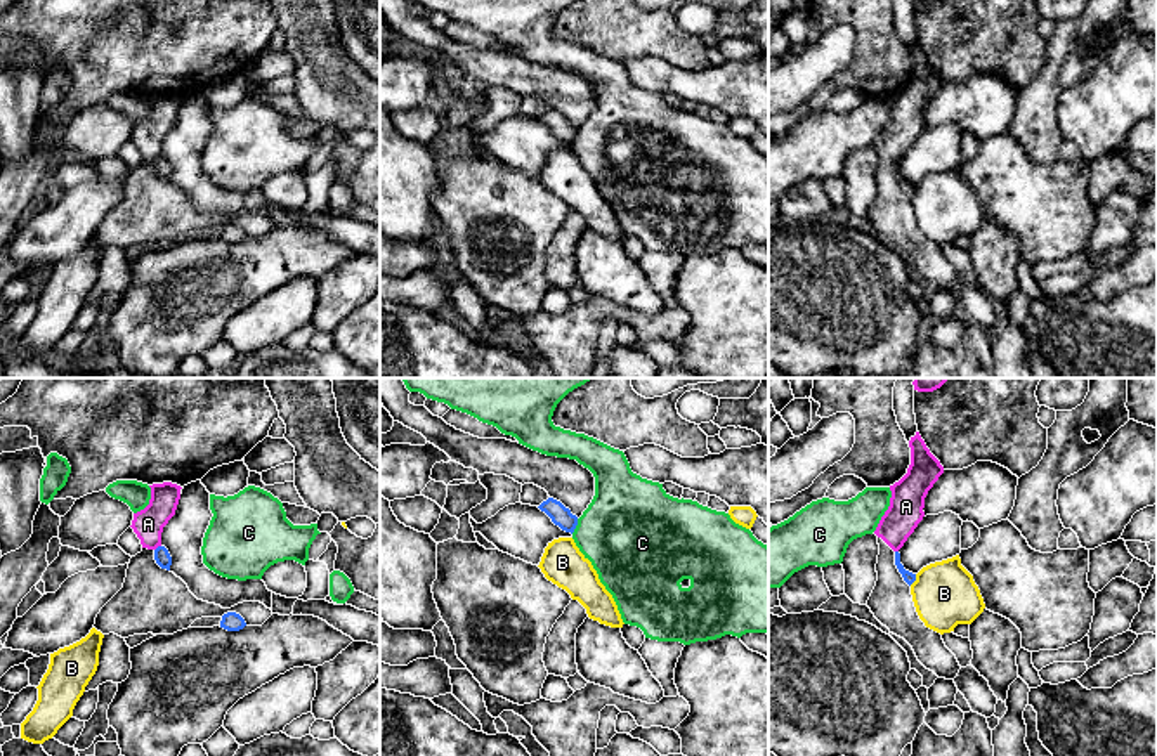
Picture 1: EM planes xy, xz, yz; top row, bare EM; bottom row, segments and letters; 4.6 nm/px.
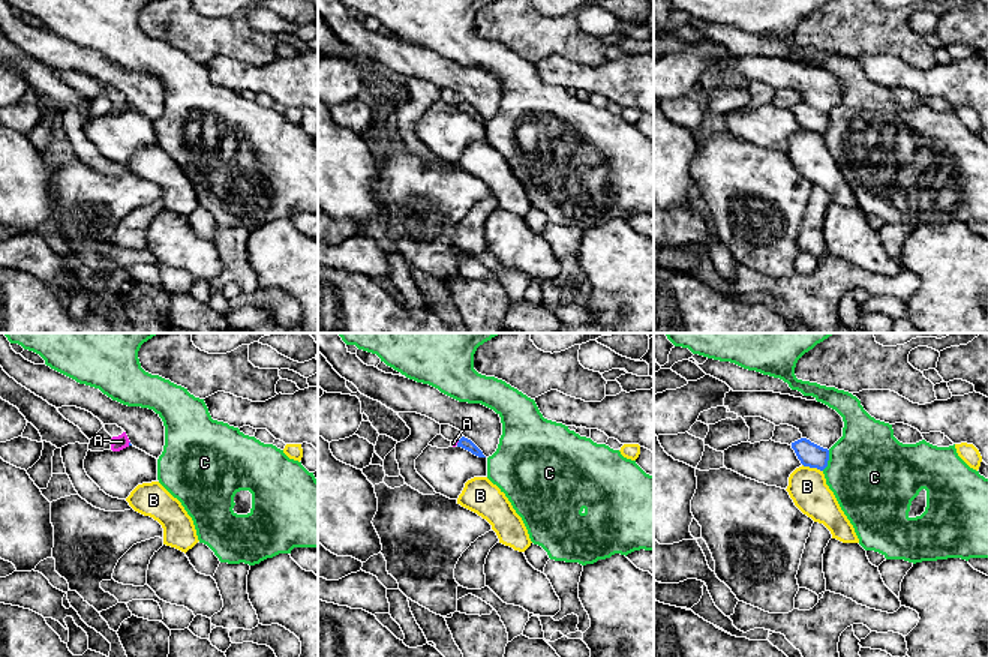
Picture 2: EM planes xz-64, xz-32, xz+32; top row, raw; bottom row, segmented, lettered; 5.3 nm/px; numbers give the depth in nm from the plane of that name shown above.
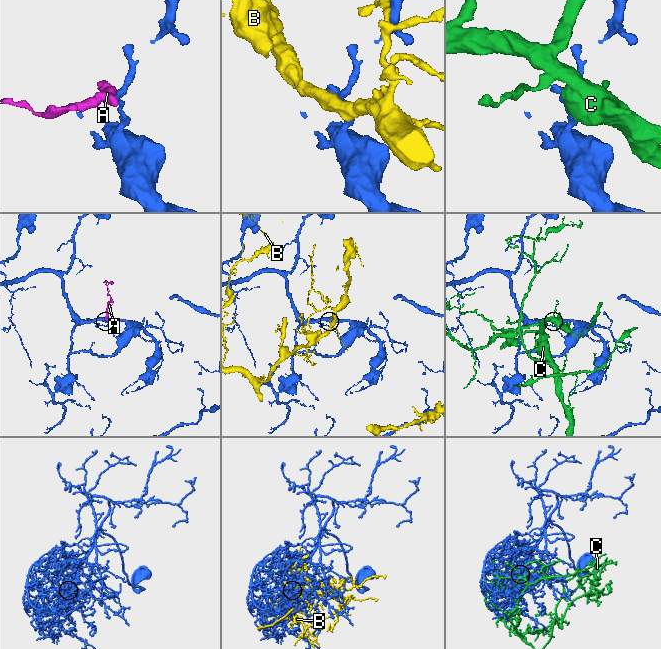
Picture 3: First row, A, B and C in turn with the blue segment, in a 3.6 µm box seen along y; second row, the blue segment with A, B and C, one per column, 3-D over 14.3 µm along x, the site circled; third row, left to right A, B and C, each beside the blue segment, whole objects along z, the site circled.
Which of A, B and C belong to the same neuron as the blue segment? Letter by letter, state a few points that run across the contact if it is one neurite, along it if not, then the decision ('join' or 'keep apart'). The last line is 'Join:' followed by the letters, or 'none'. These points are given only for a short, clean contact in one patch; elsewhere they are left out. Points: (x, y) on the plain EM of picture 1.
A: line xy (160, 156), (155, 162); keep apart
B: keep apart
C: keep apart
Join: none

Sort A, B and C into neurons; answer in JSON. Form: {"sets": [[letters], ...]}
{"sets": [["A"], ["B"], ["C"]]}

